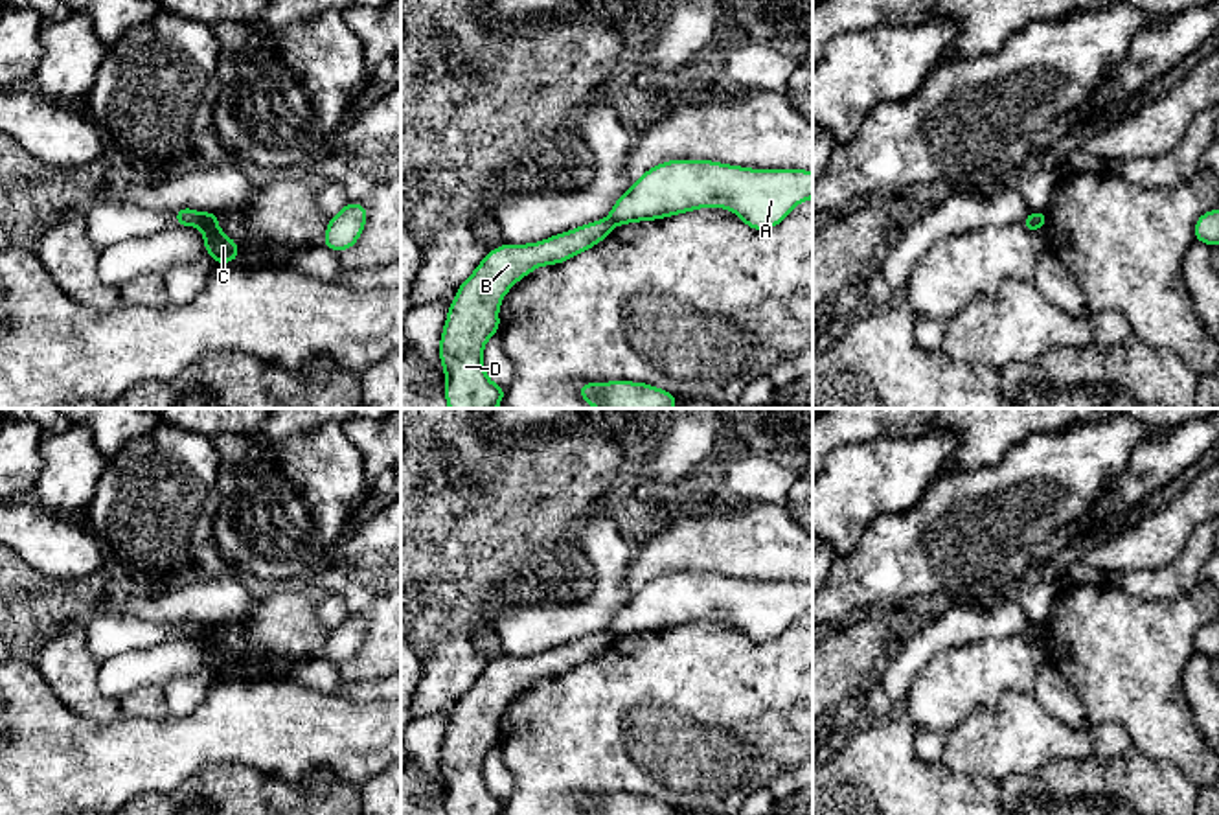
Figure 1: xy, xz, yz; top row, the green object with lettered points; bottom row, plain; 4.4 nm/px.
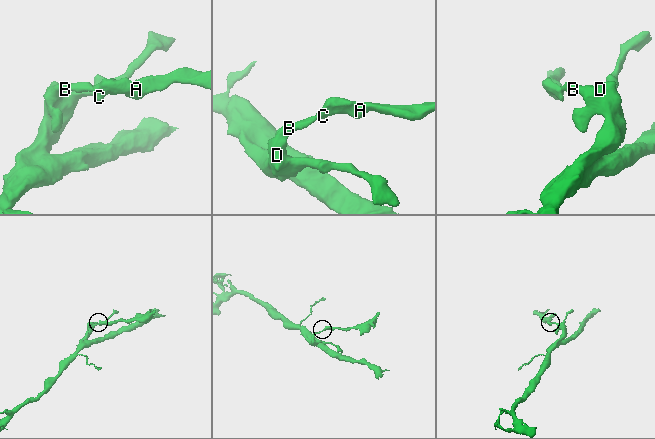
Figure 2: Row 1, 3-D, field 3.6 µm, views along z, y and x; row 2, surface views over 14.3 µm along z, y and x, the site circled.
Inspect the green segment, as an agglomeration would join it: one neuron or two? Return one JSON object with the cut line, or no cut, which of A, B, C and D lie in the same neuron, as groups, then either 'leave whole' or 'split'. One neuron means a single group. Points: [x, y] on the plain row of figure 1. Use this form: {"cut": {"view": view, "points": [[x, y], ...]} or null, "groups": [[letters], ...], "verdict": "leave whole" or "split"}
{"cut": {"view": "xy", "points": [[201, 626], [197, 637]]}, "groups": [["A", "C"], ["B", "D"]], "verdict": "split"}

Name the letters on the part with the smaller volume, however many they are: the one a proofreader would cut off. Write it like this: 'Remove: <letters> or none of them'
Remove: A, C

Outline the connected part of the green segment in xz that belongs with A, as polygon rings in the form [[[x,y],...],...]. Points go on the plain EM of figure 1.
[[[669,572],[651,580],[629,598],[607,631],[618,638],[723,618],[739,627],[746,638],[767,642],[778,638],[805,611],[813,611],[813,585],[805,581],[750,581],[712,572]]]

